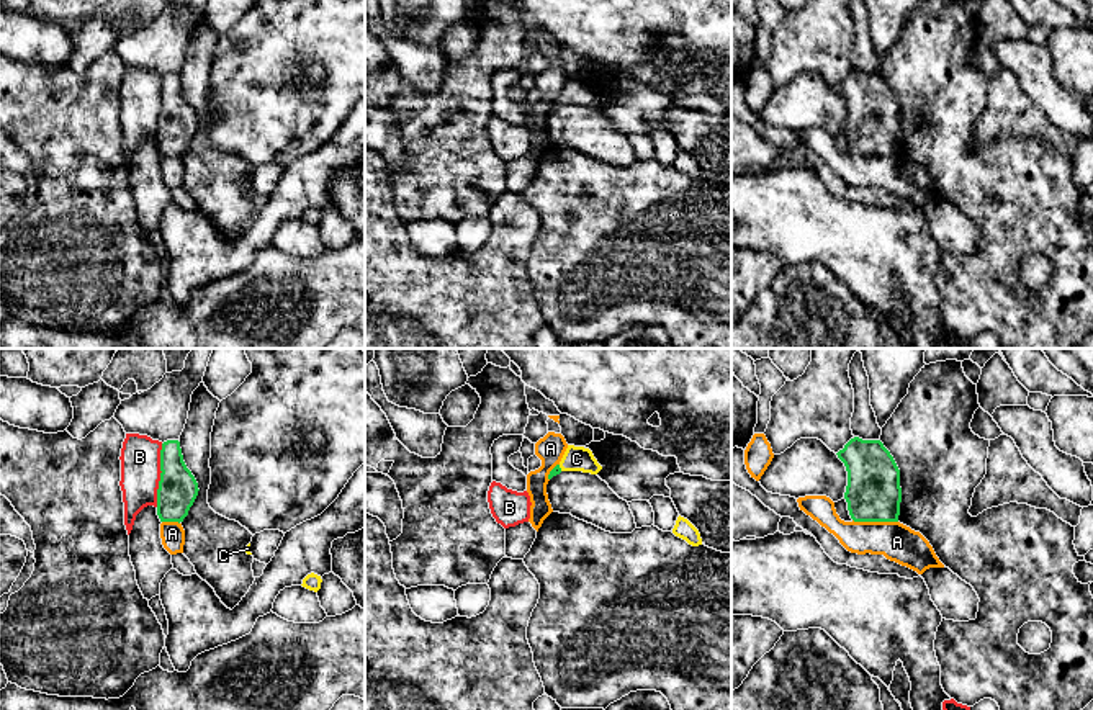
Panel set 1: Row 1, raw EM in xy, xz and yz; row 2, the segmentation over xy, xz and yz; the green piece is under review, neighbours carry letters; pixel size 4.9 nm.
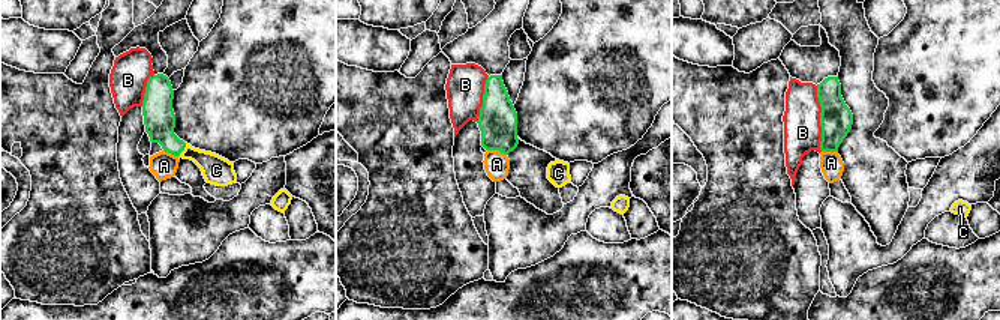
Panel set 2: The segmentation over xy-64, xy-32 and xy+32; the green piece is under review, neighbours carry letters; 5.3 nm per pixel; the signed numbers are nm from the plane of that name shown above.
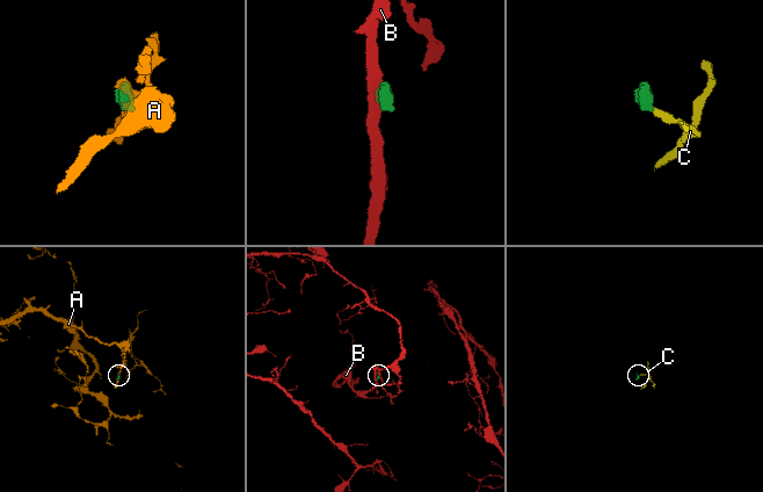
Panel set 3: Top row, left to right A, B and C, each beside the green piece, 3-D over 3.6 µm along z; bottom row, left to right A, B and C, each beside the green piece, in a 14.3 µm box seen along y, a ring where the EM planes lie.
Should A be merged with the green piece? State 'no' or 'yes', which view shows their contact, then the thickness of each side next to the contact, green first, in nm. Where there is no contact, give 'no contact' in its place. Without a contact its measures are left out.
no; meets green in yz; 260 nm thick on the green side, 190 nm on the other

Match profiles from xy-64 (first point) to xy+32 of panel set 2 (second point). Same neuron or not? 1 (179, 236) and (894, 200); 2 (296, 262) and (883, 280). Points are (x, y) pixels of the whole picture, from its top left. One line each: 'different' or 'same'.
1: different
2: same

